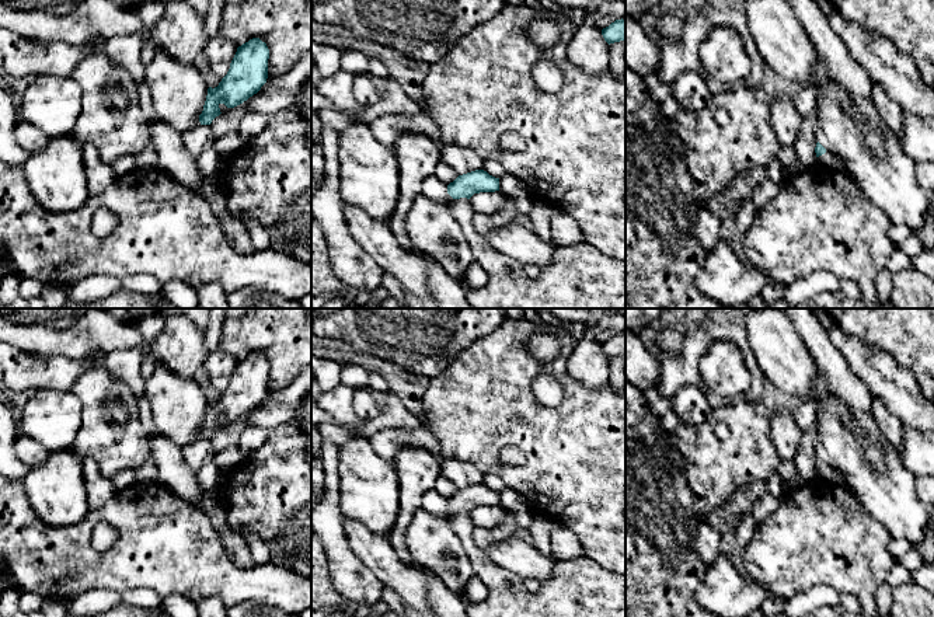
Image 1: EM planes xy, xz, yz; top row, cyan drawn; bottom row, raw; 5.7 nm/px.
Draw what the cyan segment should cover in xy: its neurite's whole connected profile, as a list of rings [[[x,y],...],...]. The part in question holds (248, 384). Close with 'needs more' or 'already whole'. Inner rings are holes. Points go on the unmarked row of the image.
[[[259,352],[237,362],[227,388],[217,401],[208,402],[201,439],[210,439],[219,430],[220,418],[234,422],[257,408],[268,393],[269,363]]]; already whole

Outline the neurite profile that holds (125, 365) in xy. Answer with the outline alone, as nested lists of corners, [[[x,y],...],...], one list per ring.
[[[136,348],[118,349],[104,355],[101,366],[116,380],[128,384],[136,398],[144,397],[146,380],[140,374],[144,353]]]

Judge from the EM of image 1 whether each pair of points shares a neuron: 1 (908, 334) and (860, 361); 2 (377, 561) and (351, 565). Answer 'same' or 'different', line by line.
1: different
2: different

